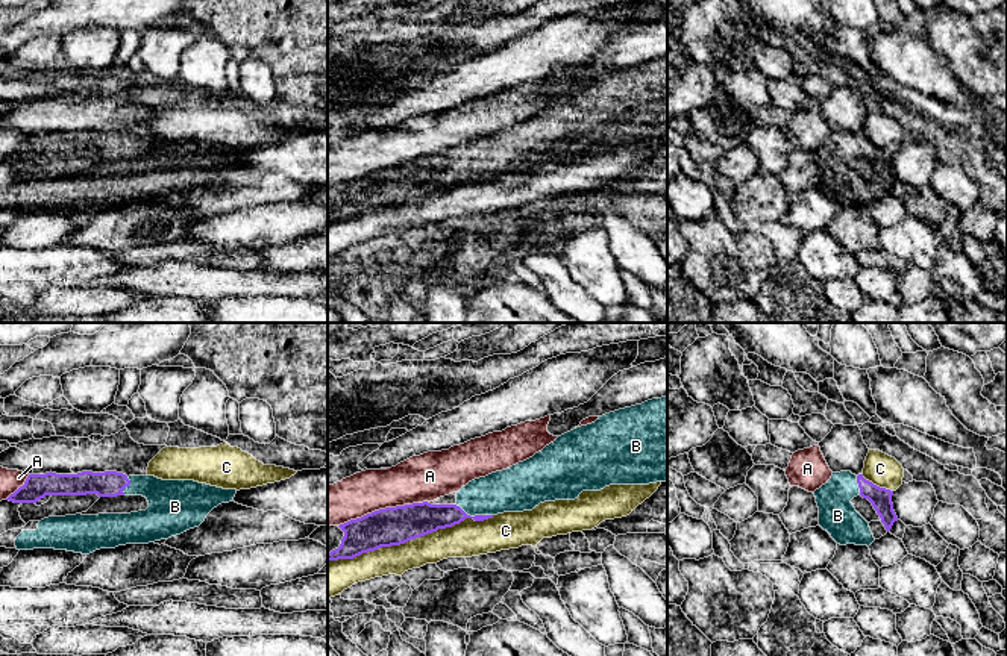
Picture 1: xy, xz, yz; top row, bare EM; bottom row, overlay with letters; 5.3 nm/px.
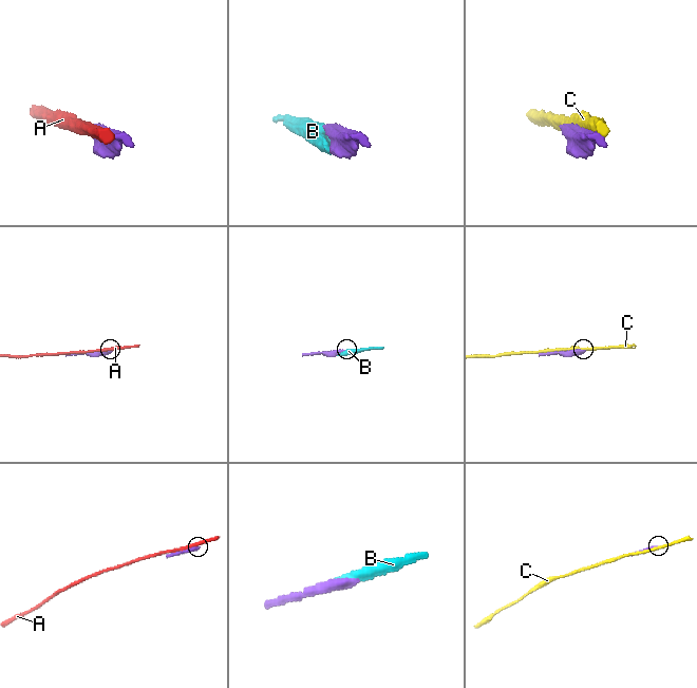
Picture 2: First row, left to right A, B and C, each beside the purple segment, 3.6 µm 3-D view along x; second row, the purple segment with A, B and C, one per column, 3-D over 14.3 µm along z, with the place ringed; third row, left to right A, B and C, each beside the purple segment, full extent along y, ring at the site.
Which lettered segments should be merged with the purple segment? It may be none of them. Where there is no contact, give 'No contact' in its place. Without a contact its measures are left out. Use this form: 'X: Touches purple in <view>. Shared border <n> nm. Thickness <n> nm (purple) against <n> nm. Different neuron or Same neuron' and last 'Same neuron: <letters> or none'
A: Touches purple in xz. Shared border 360 nm. Thickness 200 nm (purple) against 220 nm. Different neuron
B: Touches purple in xz. Shared border 200 nm. Thickness 150 nm (purple) against 240 nm. Same neuron
C: Touches purple in xz. Shared border 900 nm. Thickness 200 nm (purple) against 170 nm. Different neuron
Same neuron: B

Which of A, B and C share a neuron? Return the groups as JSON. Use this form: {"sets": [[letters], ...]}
{"sets": [["A"], ["B"], ["C"]]}

